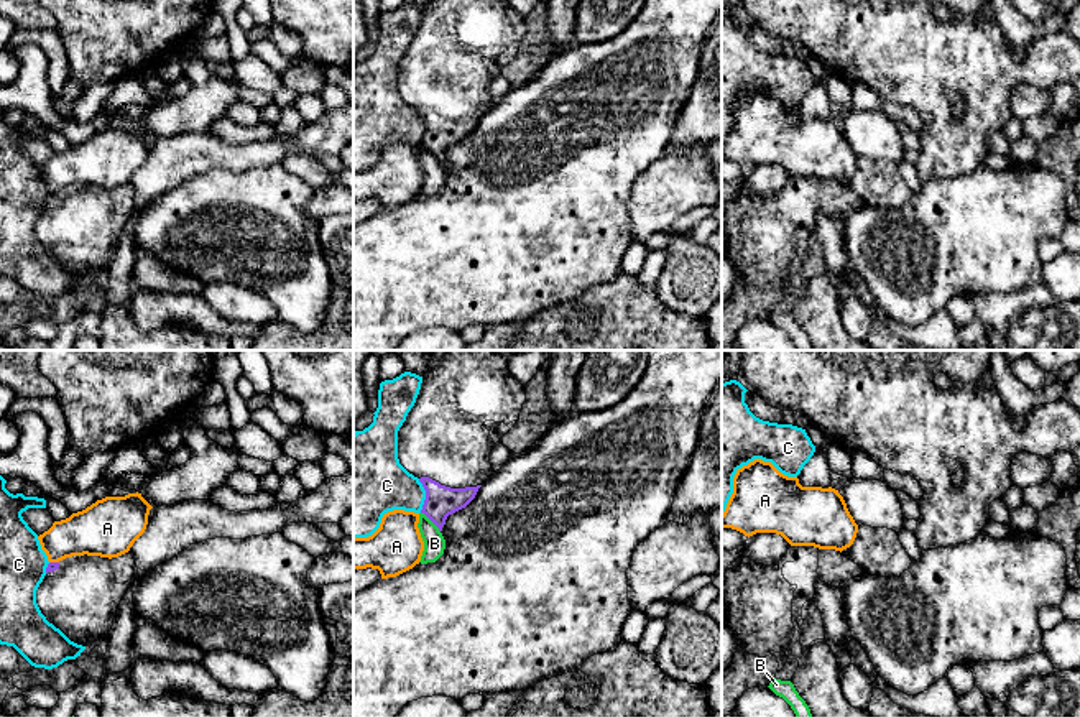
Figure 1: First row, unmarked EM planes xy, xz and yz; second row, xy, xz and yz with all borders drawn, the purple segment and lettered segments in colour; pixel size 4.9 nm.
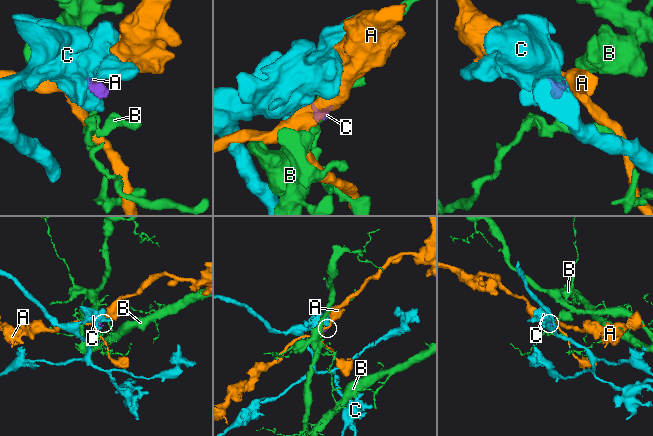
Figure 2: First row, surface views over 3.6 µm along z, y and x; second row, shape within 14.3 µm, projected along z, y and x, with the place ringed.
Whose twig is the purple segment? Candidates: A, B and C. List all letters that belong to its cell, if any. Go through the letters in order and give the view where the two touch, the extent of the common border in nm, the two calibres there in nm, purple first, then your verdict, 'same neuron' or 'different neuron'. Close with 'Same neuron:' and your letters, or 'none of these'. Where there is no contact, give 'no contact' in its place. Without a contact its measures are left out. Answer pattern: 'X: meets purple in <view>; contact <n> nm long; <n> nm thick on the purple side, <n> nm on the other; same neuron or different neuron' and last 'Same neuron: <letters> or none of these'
A: meets purple in xy; contact 50 nm long; 50 nm thick on the purple side, 240 nm on the other; different neuron
B: meets purple in xz; contact 140 nm long; 150 nm thick on the purple side, 110 nm on the other; different neuron
C: meets purple in xz; contact 170 nm long; 150 nm thick on the purple side, 300 nm on the other; different neuron
Same neuron: none of these

